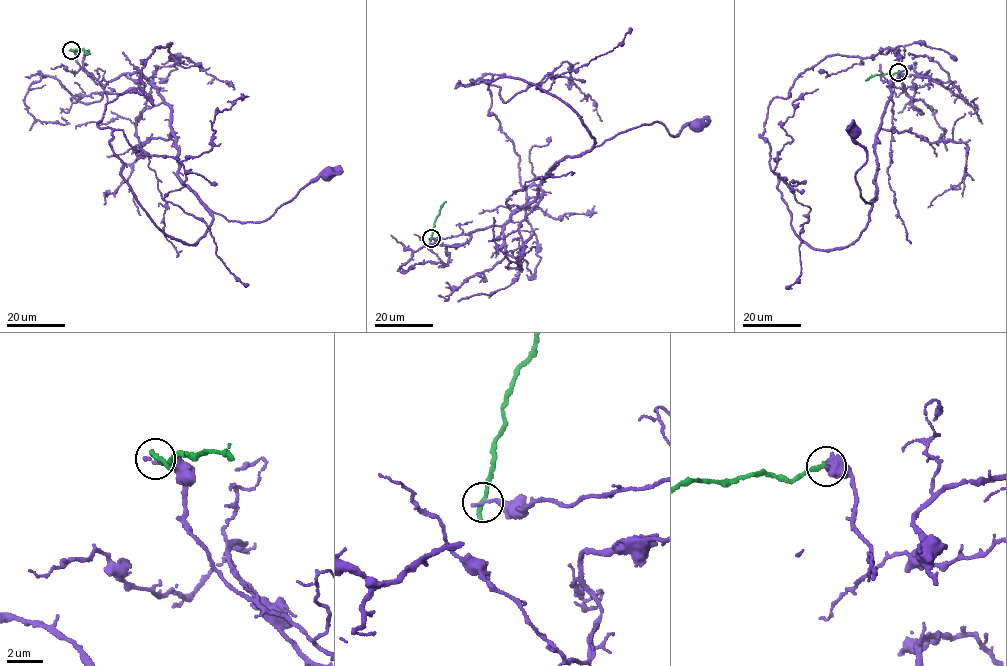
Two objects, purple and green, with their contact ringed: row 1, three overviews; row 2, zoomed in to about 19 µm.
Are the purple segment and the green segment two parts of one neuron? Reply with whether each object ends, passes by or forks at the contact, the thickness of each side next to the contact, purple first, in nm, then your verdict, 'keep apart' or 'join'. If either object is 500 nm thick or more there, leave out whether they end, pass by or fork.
purple ends; green ends; calibres 240 and 340 nm; keep apart

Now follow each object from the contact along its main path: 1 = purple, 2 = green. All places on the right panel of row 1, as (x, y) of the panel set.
1: (898, 72), (906, 94), (900, 74), (877, 135), (870, 203), (855, 180), (867, 153), (857, 130)
2: (898, 72), (871, 76), (865, 80)

